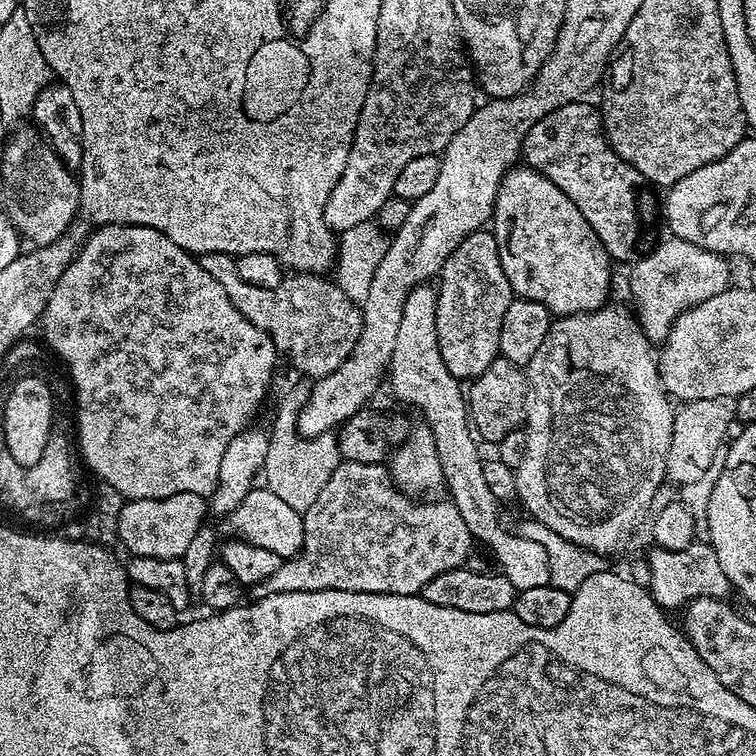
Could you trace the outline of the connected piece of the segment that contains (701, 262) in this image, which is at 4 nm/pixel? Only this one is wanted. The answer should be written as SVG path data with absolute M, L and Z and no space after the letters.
M673 236L656 245L646 256L636 261L628 276L628 290L633 311L640 328L651 343L663 343L677 316L698 302L705 301L727 287L725 259L706 253L701 247L689 245Z

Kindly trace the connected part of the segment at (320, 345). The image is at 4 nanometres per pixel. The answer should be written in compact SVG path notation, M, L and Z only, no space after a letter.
M204 252L199 255L199 265L224 290L230 302L248 321L253 322L260 330L268 334L277 351L290 358L291 362L304 374L319 378L328 375L330 362L324 358L324 340L326 332L320 330L322 324L328 322L346 322L352 320L354 314L350 306L355 301L341 290L333 281L326 281L316 274L301 273L285 277L273 289L260 288L249 284L240 277L236 258L225 252Z

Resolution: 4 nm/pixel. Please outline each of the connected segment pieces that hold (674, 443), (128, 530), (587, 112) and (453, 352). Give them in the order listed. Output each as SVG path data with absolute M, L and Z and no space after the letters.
M718 395L714 398L683 401L675 409L674 429L671 431L664 471L665 479L671 485L692 484L707 473L707 467L715 458L720 446L723 447L729 428L735 423L735 402L735 396Z
M183 492L161 500L128 500L121 510L115 535L129 548L132 556L179 560L196 540L210 504L205 497Z
M575 102L568 105L562 105L562 107L556 111L531 125L531 128L523 139L522 156L524 160L525 158L528 159L525 160L527 167L542 173L546 178L550 178L550 182L554 182L554 186L558 186L562 190L562 194L566 194L566 198L570 198L570 202L574 202L574 206L578 206L578 210L582 210L582 218L586 218L586 222L590 222L594 234L602 242L602 246L608 252L609 257L611 257L613 261L624 260L635 250L636 235L640 232L640 220L636 217L636 183L638 183L638 177L634 170L634 166L630 166L625 162L624 159L608 145L608 138L602 131L601 117L594 111L593 105L591 108L591 106L586 103L587 102Z
M479 230L459 243L440 269L439 280L435 326L440 356L456 379L473 380L497 359L502 318L514 299L491 231Z

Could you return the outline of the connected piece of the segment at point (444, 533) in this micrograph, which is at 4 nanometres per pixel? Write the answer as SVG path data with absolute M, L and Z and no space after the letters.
M353 460L341 462L334 470L330 482L322 486L322 494L308 511L303 513L304 534L310 541L310 548L316 551L312 568L299 564L296 558L285 559L278 570L259 584L250 588L253 601L270 594L287 592L321 592L342 590L343 592L369 592L383 596L414 596L423 593L431 580L446 570L454 570L465 563L468 551L474 547L470 530L459 514L458 506L451 499L428 500L413 498L400 490L384 464L367 464Z

